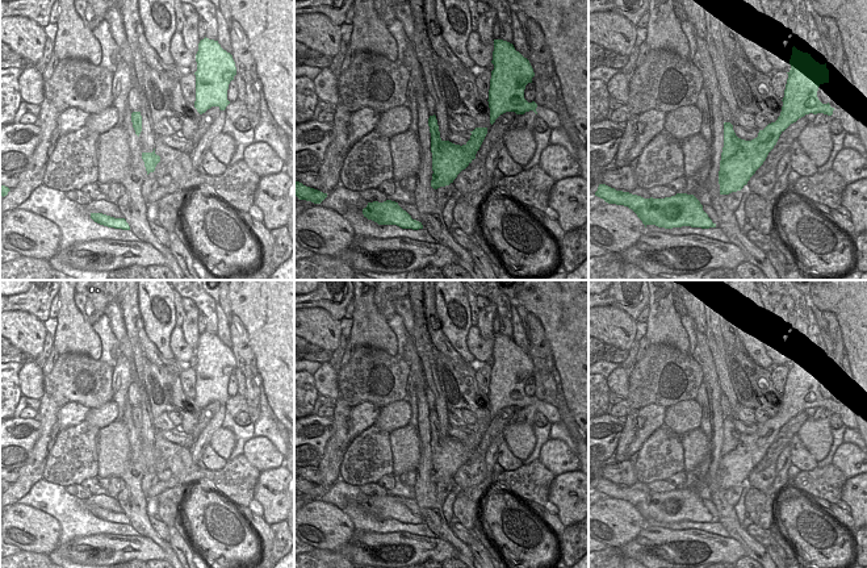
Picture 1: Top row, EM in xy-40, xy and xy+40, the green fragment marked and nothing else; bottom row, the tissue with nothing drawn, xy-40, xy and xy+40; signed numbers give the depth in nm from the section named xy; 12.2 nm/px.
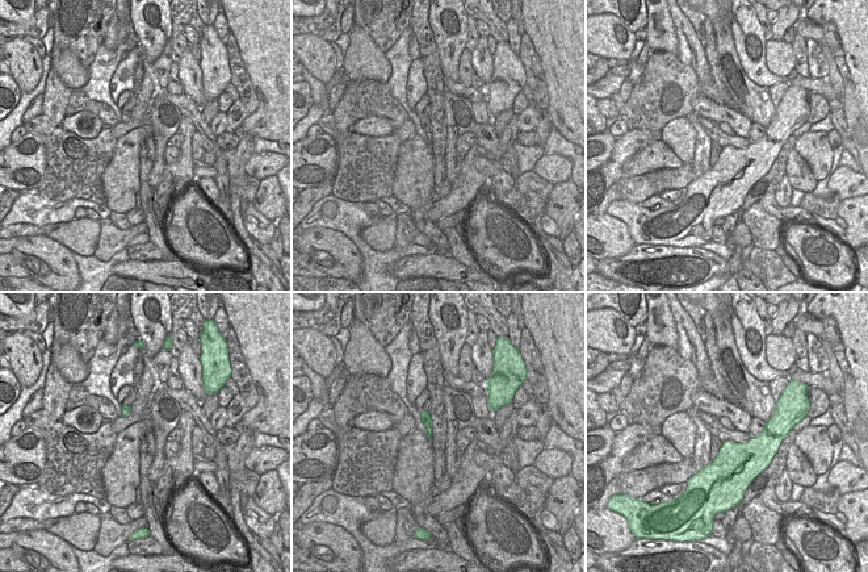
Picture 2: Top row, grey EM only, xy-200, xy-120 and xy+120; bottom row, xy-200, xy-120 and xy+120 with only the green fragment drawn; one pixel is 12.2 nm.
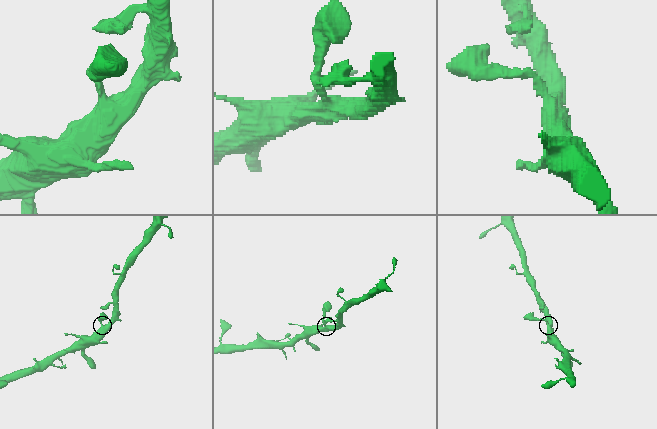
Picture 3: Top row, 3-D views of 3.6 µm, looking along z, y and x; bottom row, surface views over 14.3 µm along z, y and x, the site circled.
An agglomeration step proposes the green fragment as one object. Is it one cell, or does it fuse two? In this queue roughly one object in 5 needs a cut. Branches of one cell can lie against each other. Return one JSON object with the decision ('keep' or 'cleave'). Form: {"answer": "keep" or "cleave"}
{"answer": "keep"}

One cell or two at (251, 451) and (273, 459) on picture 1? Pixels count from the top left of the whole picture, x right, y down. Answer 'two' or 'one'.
one

